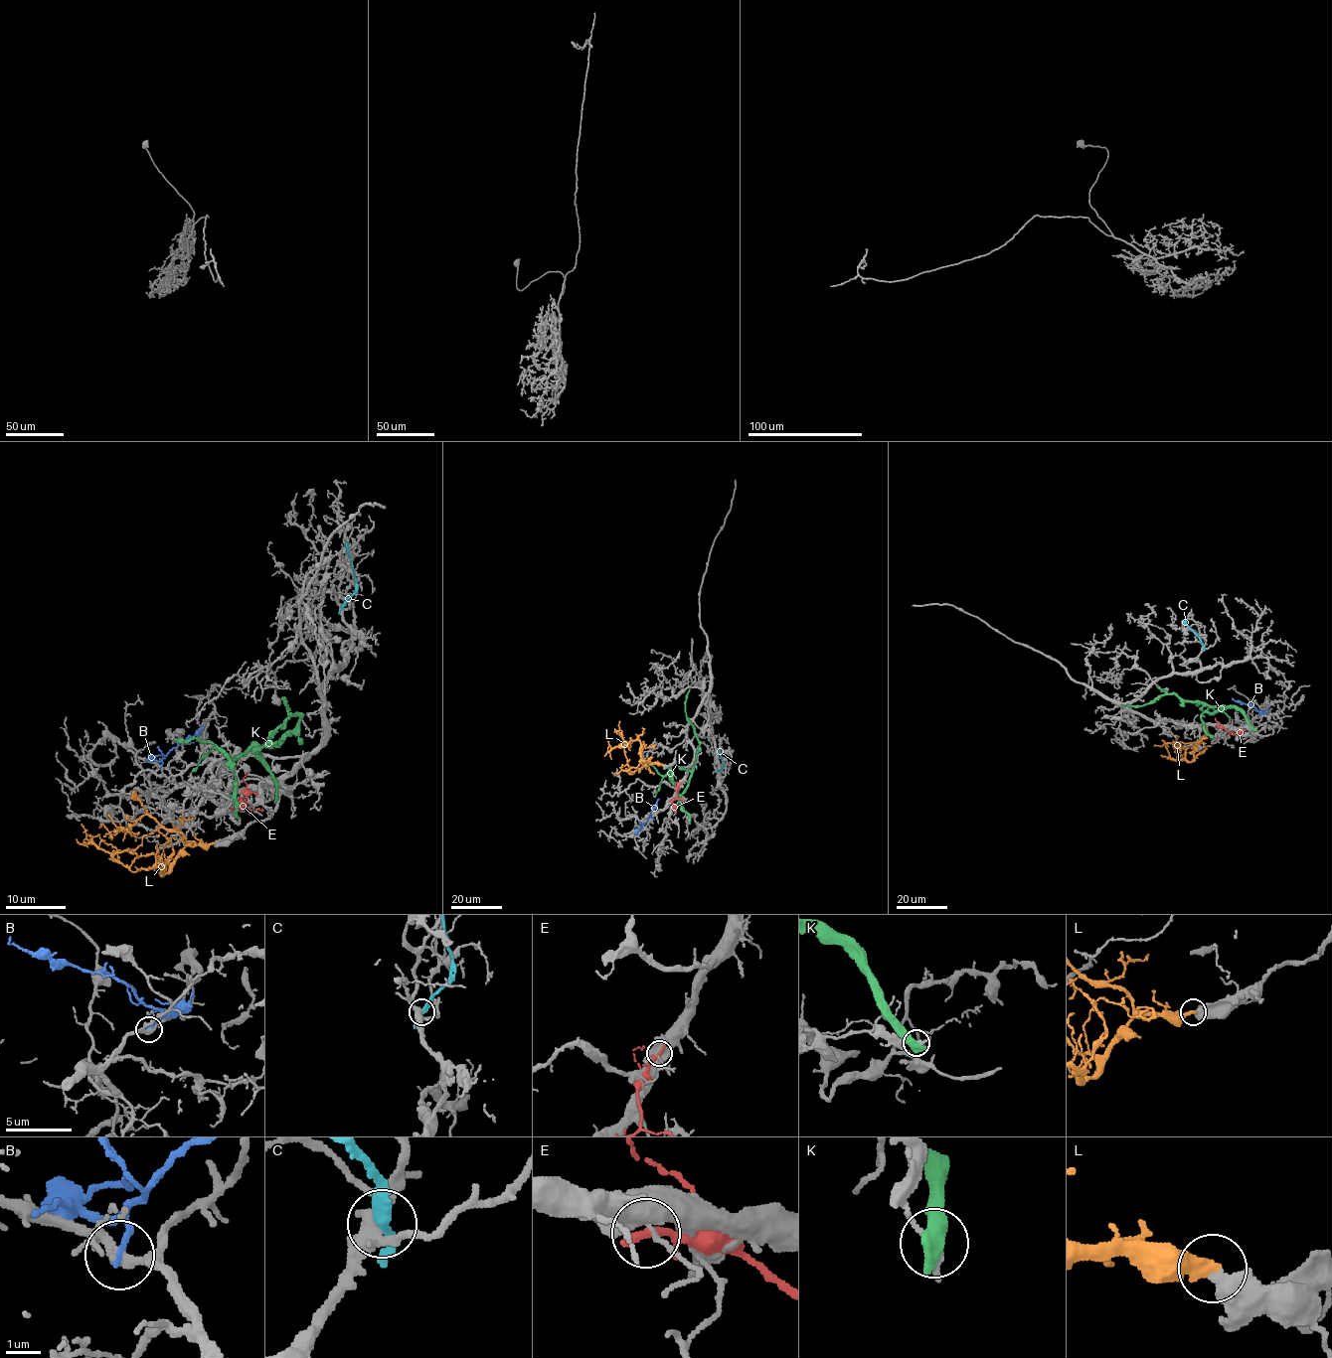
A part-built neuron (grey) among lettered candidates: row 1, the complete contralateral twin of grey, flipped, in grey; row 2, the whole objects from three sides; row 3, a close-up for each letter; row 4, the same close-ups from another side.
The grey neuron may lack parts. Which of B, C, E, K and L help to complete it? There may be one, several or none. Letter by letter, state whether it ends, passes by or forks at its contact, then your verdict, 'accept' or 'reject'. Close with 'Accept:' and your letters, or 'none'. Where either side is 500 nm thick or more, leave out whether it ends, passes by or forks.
B: it ends | reject
C: it passes by | reject
E: it ends | reject
K: reject
L: it ends | accept
Accept: L

